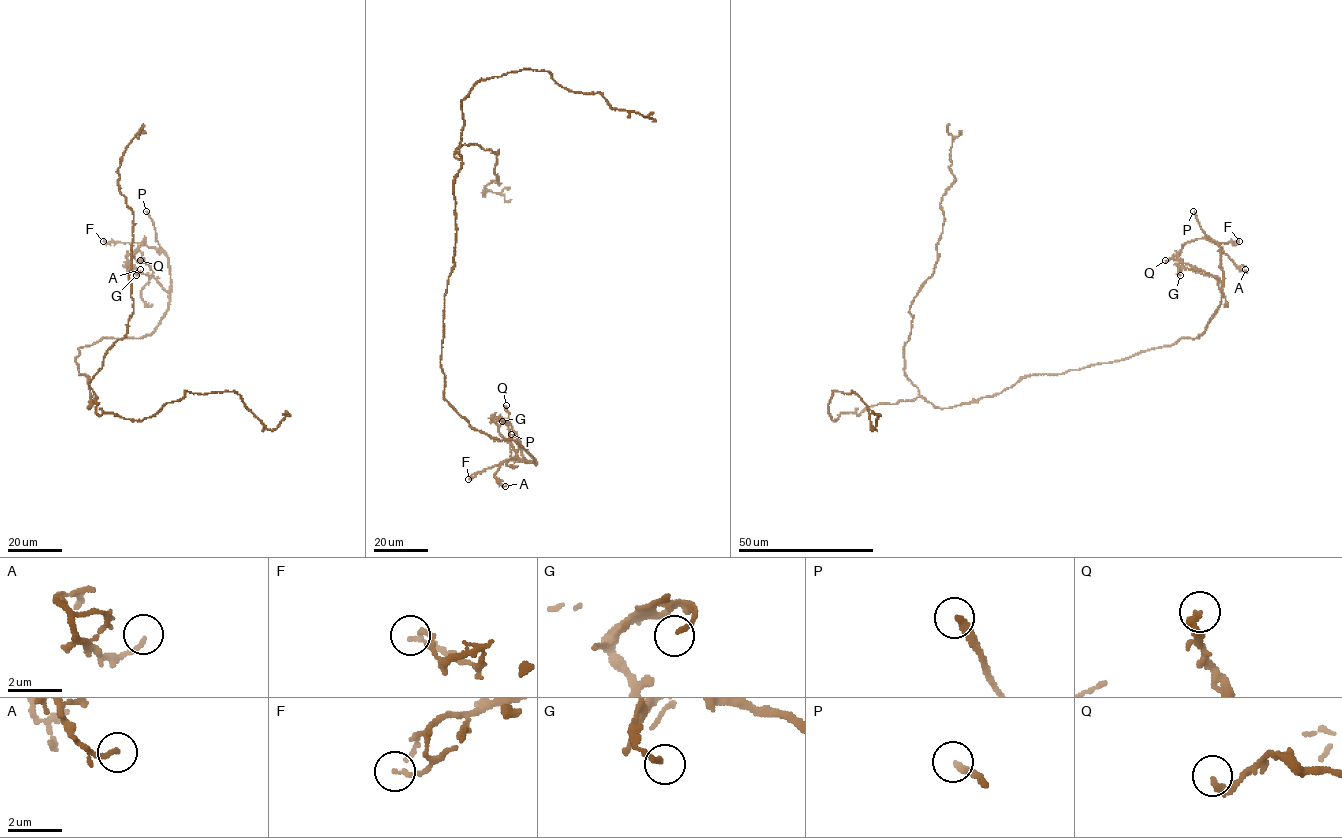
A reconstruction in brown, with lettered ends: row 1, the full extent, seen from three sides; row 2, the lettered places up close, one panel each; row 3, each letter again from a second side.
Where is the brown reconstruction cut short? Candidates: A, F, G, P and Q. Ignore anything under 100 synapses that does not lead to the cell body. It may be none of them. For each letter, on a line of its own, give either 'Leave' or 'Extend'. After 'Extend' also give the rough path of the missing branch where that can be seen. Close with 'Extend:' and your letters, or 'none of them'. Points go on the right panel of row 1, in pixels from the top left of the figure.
A: Leave
F: Leave
G: Leave
P: Extend
Q: Leave
Extend: P

